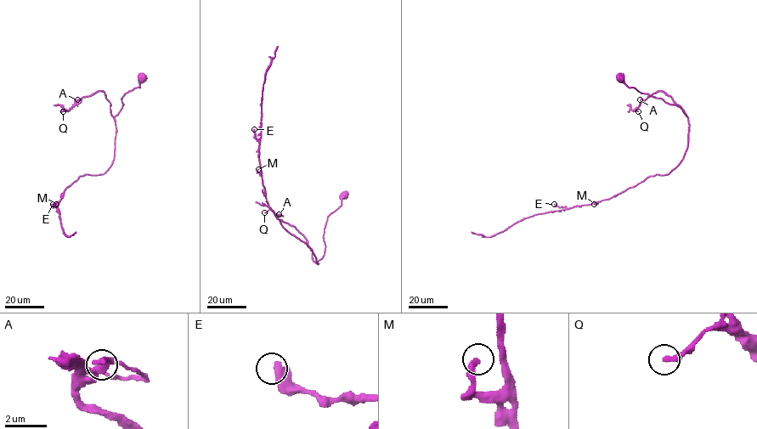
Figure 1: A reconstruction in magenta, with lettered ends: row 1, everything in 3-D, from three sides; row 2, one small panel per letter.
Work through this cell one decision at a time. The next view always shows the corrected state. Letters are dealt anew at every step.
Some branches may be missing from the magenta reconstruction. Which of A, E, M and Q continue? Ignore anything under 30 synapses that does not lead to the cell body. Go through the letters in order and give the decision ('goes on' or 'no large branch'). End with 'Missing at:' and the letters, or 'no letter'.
A: no large branch
E: no large branch
M: no large branch
Q: no large branch
Missing at: no letter

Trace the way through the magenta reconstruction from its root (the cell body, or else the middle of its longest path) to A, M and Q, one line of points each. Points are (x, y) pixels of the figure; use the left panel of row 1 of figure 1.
A: (142, 78), (122, 97), (122, 108), (114, 116), (102, 91), (77, 99)
M: (142, 78), (139, 87), (122, 97), (122, 108), (115, 117), (110, 166), (103, 174), (81, 176), (56, 204)
Q: (142, 78), (139, 87), (122, 97), (122, 108), (114, 116), (102, 91), (76, 99), (63, 111)

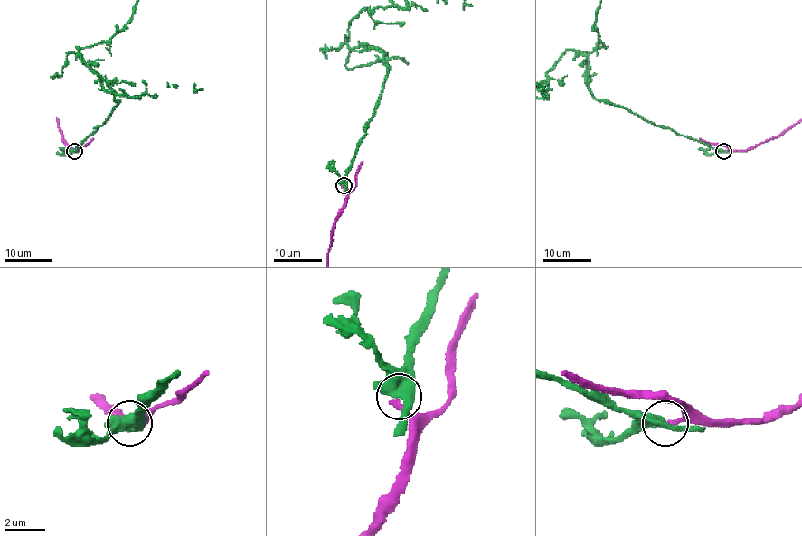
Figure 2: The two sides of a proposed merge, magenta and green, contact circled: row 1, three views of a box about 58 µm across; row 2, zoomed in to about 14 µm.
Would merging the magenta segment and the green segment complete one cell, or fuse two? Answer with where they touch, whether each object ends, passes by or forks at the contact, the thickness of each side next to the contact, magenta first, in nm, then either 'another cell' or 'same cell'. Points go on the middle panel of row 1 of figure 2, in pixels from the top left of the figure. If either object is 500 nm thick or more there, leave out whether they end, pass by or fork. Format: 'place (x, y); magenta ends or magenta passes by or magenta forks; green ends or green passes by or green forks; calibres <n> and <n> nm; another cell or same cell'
place (344, 185); magenta ends; green forks; calibres 240 and 400 nm; another cell

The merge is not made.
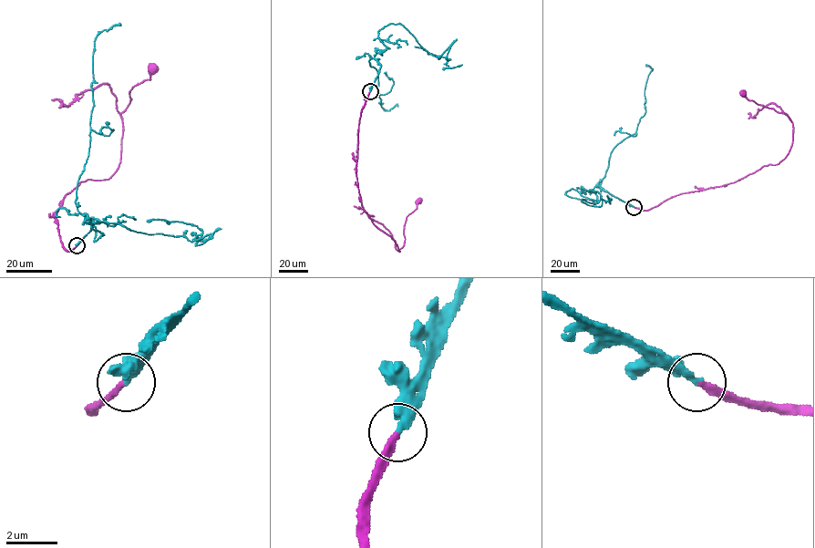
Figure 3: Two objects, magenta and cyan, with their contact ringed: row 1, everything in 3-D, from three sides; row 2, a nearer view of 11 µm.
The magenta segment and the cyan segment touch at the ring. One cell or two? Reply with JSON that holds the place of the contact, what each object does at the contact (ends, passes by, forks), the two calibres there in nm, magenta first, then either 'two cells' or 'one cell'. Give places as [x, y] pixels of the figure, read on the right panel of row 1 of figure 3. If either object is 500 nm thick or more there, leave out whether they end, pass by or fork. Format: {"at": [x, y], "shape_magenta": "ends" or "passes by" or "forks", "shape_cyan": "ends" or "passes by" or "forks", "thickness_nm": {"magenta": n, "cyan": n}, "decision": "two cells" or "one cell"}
{"at": [634, 207], "shape_magenta": "ends", "shape_cyan": "ends", "thickness_nm": {"magenta": 240, "cyan": 280}, "decision": "one cell"}

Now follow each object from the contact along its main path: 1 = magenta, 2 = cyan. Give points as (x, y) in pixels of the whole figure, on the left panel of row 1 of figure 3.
1: (77, 246), (61, 245), (55, 215), (81, 181), (108, 180), (119, 165), (121, 113), (153, 69)
2: (77, 246), (93, 223), (84, 213), (96, 242), (93, 217), (212, 235), (196, 245), (197, 226), (147, 222)

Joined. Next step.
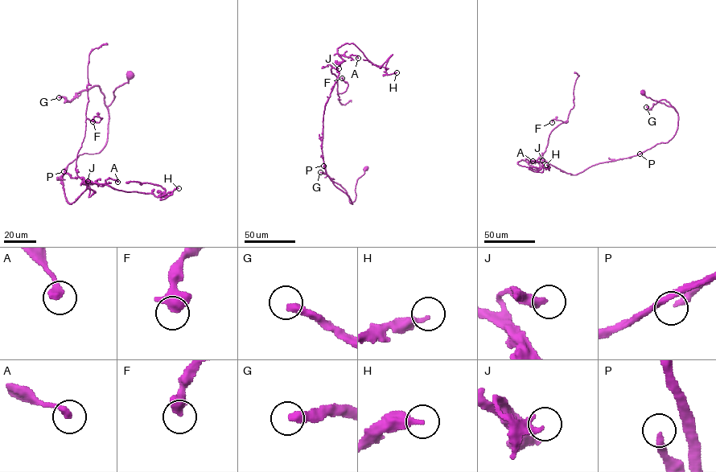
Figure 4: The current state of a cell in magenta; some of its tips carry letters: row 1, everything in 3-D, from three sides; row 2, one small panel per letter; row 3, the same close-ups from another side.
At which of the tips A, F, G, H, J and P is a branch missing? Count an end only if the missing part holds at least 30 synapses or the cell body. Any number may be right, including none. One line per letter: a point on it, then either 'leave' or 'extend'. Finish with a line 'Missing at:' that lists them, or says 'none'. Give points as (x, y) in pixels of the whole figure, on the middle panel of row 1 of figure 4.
A: at (358, 58); leave
F: at (342, 78); leave
G: at (320, 172); extend
H: at (397, 72); leave
J: at (339, 68); leave
P: at (323, 166); leave
Missing at: G

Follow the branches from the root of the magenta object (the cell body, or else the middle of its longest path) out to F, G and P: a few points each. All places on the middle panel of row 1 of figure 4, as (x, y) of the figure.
F: (366, 168), (351, 203), (326, 171), (323, 112), (339, 73), (331, 69), (339, 93), (348, 85), (342, 78)
G: (366, 168), (357, 180), (355, 199), (351, 203), (343, 188), (320, 172)
P: (366, 168), (357, 180), (355, 199), (351, 203), (348, 195), (334, 184), (323, 166)

